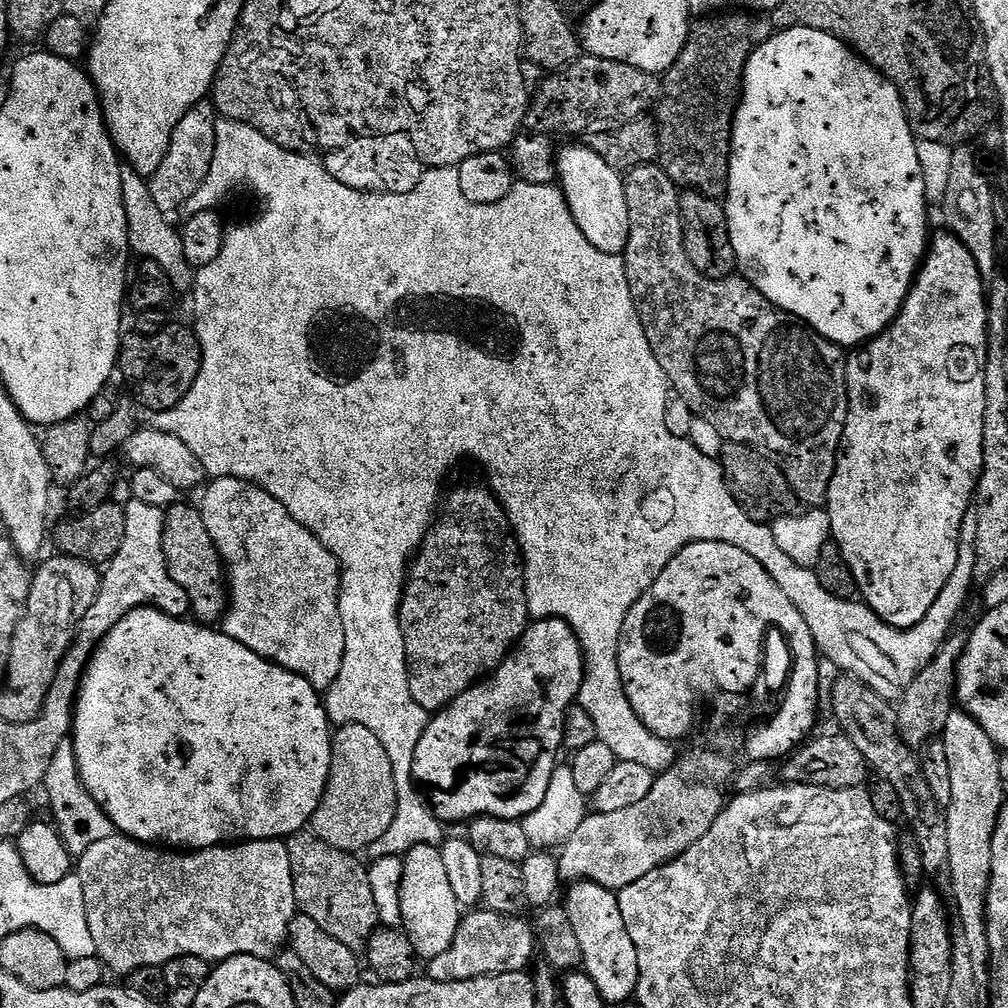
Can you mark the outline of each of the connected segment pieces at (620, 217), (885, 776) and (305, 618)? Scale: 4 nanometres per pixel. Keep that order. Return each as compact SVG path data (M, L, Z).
M590 146L559 149L554 160L558 187L568 200L568 209L578 222L578 230L586 234L590 246L598 246L602 254L623 256L630 238L630 209L626 207L624 176L612 168Z
M847 674L832 688L832 716L841 733L848 737L866 758L869 769L881 780L890 782L900 799L903 819L908 819L908 828L922 854L924 875L937 889L948 890L952 887L950 874L950 830L945 805L934 798L924 777L921 757L900 736L896 725L896 709L885 697L878 695L855 676Z
M217 476L211 483L203 489L203 492L205 491L204 501L199 501L198 507L206 522L206 530L210 530L210 538L214 538L214 546L220 552L220 558L224 562L230 589L230 603L222 621L222 631L230 638L234 638L234 642L242 642L242 646L254 650L254 654L306 678L306 682L310 682L310 686L314 686L317 692L327 693L328 688L334 686L338 674L342 674L342 658L346 654L346 630L342 624L342 614L340 613L340 564L336 560L336 555L330 550L326 550L326 546L321 540L309 528L302 526L302 522L294 519L290 510L286 510L286 506L282 506L282 502L278 502L278 498L274 498L258 485L229 476Z

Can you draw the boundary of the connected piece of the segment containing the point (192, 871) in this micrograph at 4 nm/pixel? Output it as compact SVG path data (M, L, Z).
M114 834L102 842L90 846L78 858L78 875L82 890L86 894L86 914L90 922L90 938L94 938L96 956L109 973L130 974L139 968L158 968L179 956L197 956L209 962L228 960L231 956L262 956L272 958L285 947L290 930L290 922L297 916L296 895L294 894L294 874L290 866L290 854L284 840L249 840L236 842L231 846L201 848L199 850L165 850L160 846L142 844L130 836Z

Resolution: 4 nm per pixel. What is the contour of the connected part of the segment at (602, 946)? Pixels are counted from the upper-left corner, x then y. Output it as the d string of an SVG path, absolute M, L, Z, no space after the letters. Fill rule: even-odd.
M588 880L573 883L568 889L568 901L564 904L568 911L566 924L581 946L583 971L587 972L594 986L598 986L598 994L602 994L605 1005L631 1001L636 995L638 956L626 934L626 924L622 922L619 895Z

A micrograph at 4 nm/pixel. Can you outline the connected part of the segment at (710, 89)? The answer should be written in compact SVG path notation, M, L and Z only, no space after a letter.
M732 10L727 14L712 14L691 25L688 29L686 46L682 54L662 76L662 103L655 113L660 154L659 167L681 190L697 192L712 200L720 200L728 195L728 175L732 157L732 121L736 119L736 109L740 103L744 87L744 71L758 46L762 46L774 34L767 19L759 20L759 15L745 14Z

